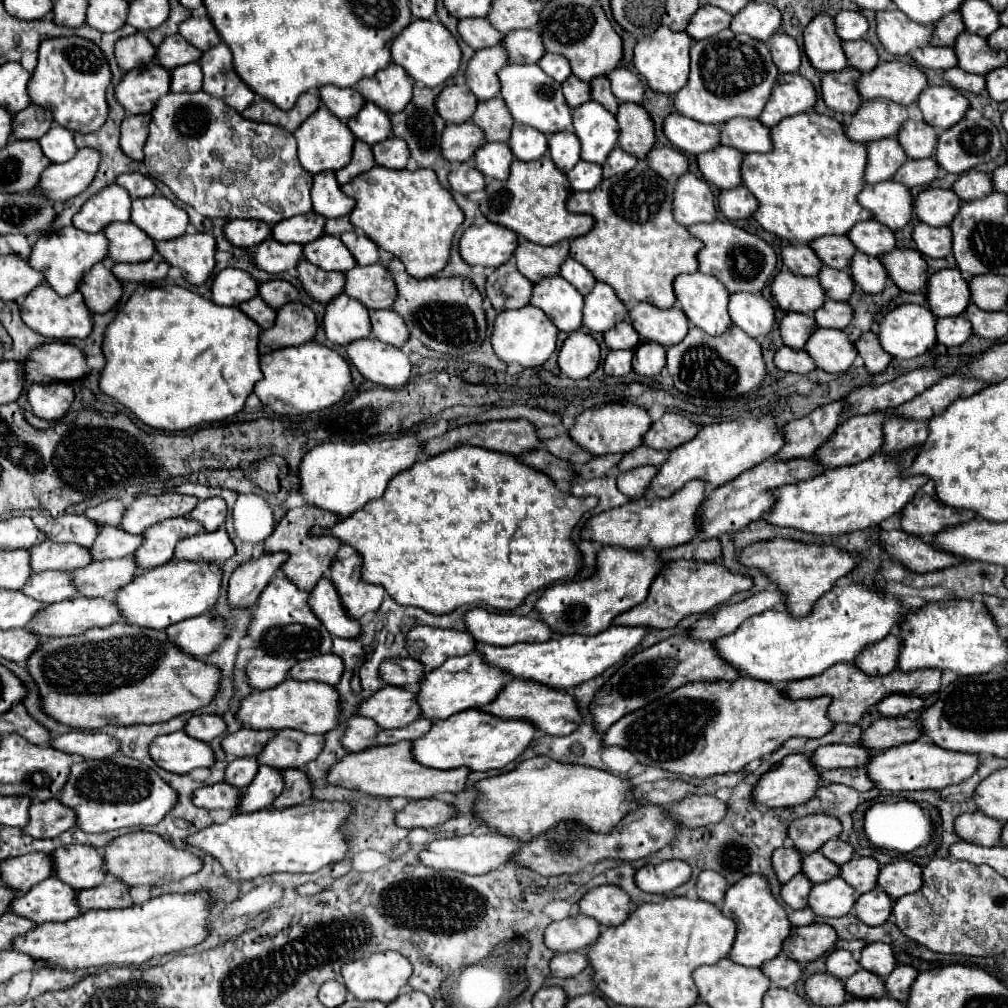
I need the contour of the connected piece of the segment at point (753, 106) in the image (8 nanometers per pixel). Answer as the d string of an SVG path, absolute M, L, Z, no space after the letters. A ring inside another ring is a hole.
M725 29L691 47L691 75L687 85L675 95L675 109L699 123L723 125L733 117L757 119L771 97L779 71L765 43Z

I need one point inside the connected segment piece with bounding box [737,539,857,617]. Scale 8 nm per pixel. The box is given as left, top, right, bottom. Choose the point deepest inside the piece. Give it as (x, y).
(803, 573)

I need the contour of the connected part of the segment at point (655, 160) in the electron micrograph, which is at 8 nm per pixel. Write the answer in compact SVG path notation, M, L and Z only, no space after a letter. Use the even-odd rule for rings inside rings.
M655 147L651 149L645 161L657 175L661 175L667 181L677 181L689 169L687 157L673 147Z

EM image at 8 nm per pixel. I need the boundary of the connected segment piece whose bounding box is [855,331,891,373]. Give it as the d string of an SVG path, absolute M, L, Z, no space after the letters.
M865 333L861 335L861 339L855 343L859 355L865 359L865 367L871 373L883 373L887 369L887 365L891 363L891 355L887 351L883 351L879 339L875 333Z

